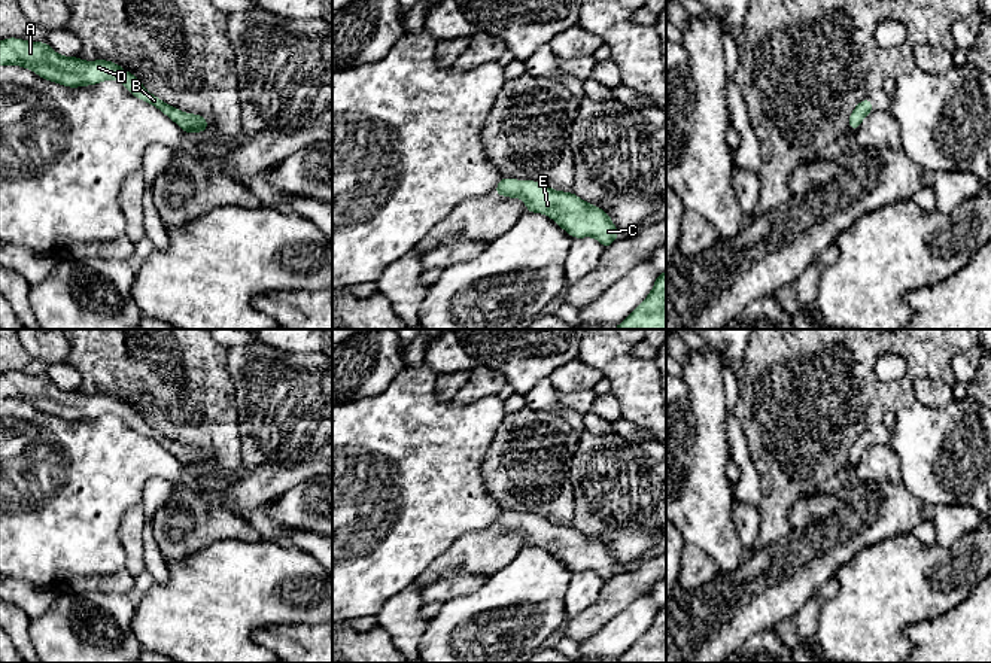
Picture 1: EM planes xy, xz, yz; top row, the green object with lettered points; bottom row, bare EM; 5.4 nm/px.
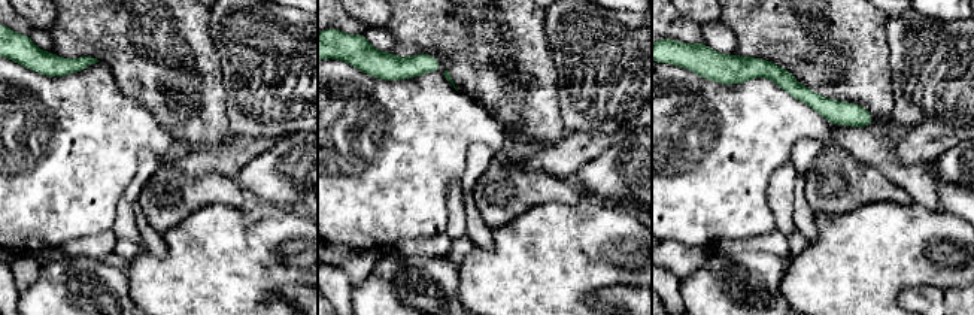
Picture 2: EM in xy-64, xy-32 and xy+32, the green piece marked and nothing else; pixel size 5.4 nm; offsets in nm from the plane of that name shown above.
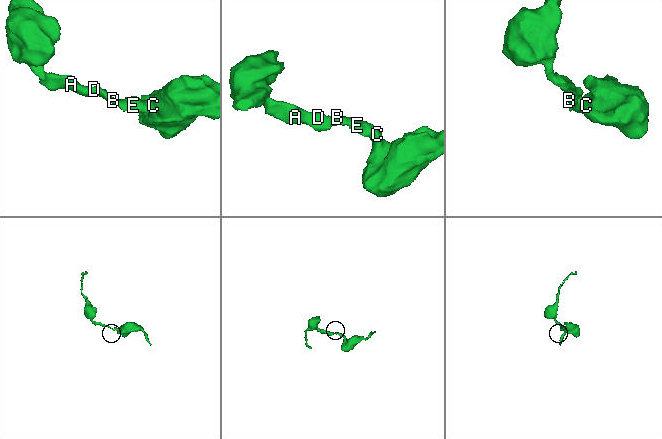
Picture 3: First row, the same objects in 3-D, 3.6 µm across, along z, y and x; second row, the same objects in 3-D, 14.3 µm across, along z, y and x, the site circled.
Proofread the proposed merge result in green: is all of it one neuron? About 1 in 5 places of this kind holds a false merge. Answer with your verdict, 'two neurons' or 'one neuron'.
one neuron

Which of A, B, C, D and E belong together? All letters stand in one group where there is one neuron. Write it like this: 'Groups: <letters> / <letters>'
Groups: A B C D E

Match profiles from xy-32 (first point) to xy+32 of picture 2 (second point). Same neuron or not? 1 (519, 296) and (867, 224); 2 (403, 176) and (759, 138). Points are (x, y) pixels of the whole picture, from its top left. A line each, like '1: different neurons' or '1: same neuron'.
1: same neuron
2: same neuron

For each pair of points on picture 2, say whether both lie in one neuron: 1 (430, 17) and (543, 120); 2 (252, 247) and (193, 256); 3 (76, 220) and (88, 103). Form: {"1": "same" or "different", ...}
{"1": "same", "2": "same", "3": "same"}

